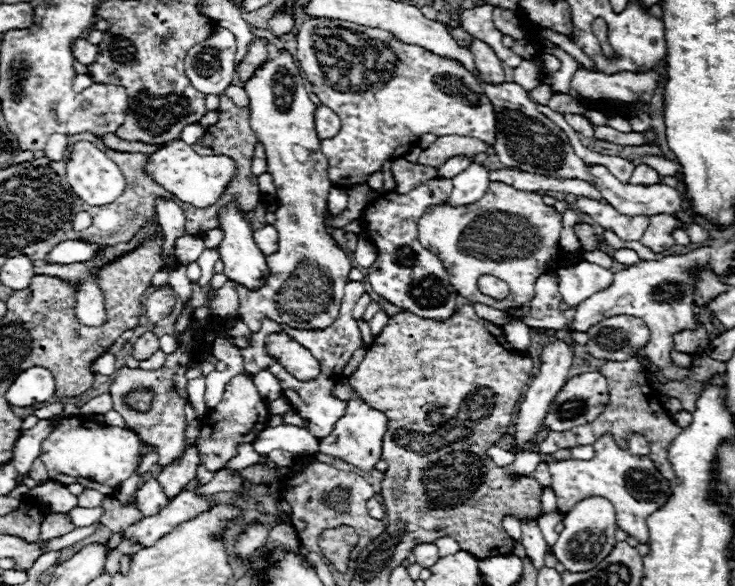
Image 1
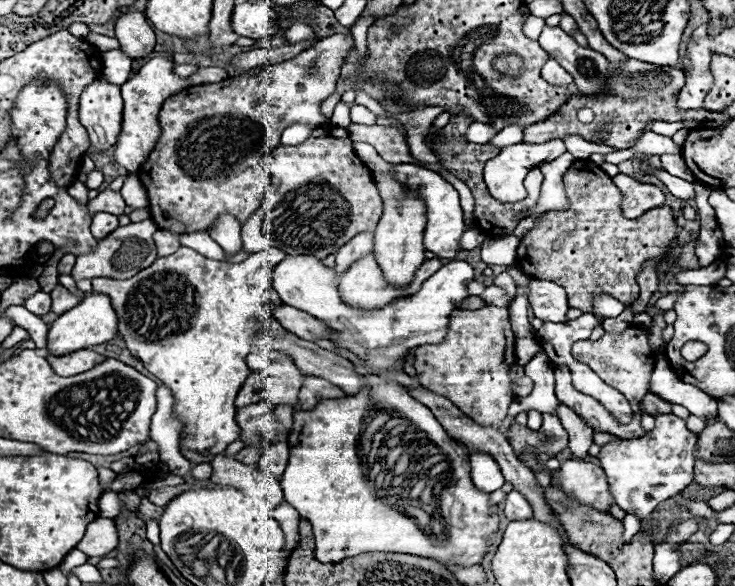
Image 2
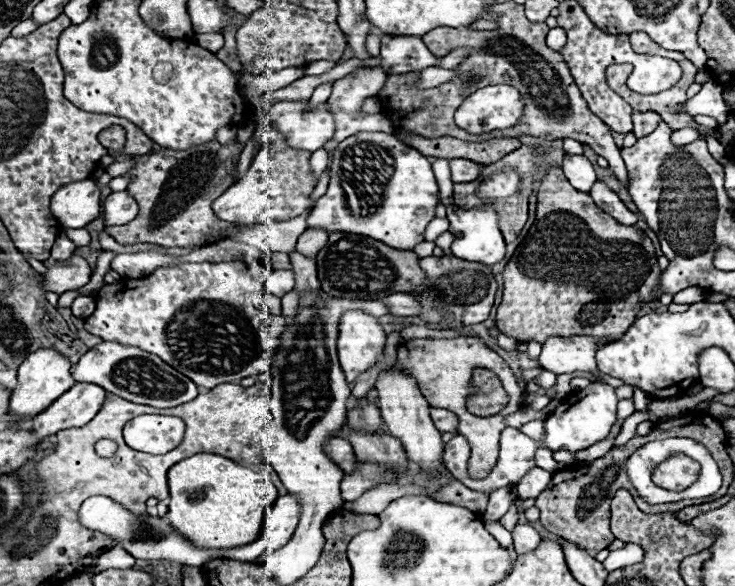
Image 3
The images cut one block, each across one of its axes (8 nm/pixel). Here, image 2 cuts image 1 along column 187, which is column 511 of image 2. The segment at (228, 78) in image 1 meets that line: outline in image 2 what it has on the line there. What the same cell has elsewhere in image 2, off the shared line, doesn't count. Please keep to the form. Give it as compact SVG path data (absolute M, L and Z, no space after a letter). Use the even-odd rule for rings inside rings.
M506 54L506 56L498 56L494 60L494 68L502 74L508 74L508 76L516 76L518 74L518 68L522 66L522 58L516 56L516 54Z

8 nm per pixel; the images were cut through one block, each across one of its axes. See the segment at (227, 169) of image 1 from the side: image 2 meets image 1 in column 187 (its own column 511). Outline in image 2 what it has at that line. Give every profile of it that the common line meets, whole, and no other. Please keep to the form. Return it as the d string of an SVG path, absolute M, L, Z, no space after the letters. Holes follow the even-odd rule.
M548 140L548 142L542 142L542 144L524 144L524 142L520 142L520 144L504 146L498 156L490 158L484 164L484 180L488 184L490 194L500 202L520 202L520 200L524 200L526 198L526 188L524 188L522 182L524 182L528 170L536 168L542 162L550 162L550 160L558 158L562 152L566 152L566 146L564 146L562 140Z

